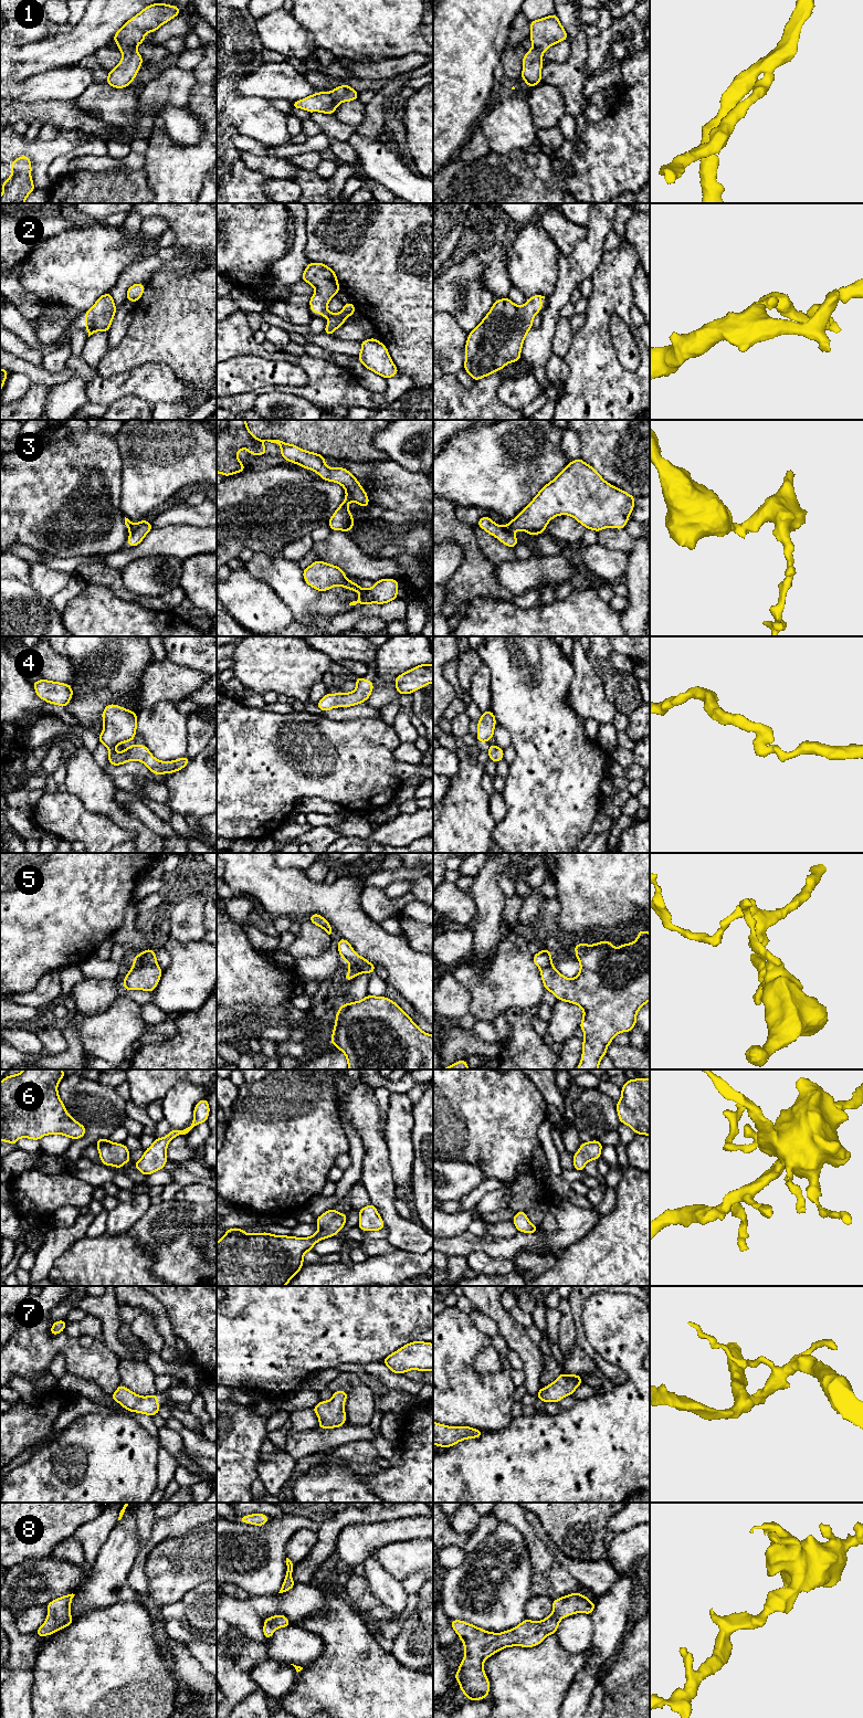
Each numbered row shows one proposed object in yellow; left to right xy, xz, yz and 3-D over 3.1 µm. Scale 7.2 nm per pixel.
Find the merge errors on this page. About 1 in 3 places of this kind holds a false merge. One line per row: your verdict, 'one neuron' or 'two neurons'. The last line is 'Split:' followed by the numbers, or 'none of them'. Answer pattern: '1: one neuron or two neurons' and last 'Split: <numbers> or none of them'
1: one neuron
2: one neuron
3: two neurons
4: one neuron
5: two neurons
6: one neuron
7: one neuron
8: one neuron
Split: 3, 5

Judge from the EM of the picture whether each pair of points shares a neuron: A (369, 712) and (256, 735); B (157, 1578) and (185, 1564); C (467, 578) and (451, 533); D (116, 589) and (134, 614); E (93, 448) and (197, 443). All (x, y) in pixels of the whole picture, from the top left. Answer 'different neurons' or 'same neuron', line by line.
A: different neurons
B: same neuron
C: same neuron
D: different neurons
E: different neurons

